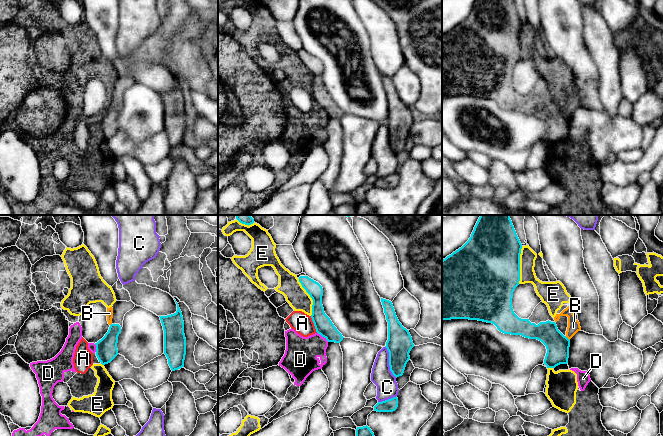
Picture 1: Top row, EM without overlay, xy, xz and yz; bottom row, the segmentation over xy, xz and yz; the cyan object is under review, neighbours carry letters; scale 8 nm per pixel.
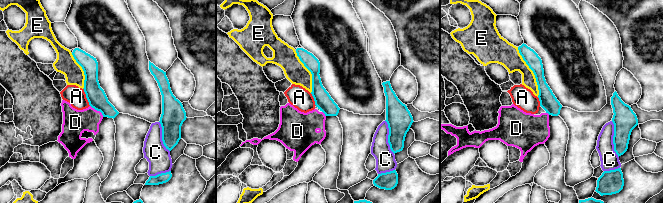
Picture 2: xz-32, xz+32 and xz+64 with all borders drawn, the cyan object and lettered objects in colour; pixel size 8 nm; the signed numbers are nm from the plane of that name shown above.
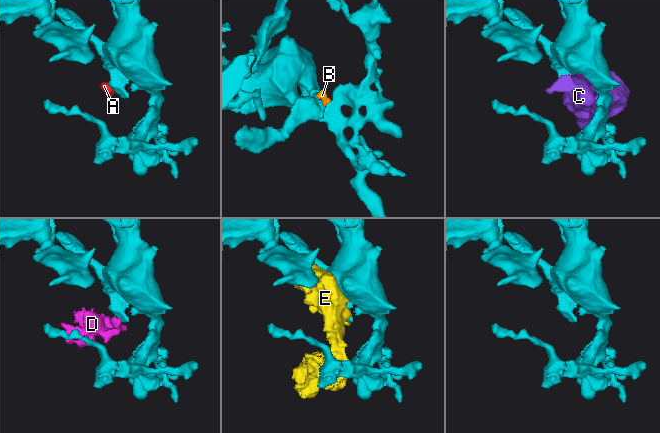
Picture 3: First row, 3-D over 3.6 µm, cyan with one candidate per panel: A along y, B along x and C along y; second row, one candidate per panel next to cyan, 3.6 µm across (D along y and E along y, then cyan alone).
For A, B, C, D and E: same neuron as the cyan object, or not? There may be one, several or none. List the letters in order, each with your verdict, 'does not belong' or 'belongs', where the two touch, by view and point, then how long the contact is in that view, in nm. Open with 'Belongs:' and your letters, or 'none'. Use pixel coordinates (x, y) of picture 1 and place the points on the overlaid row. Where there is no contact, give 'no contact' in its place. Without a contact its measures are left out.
Belongs: none
A: does not belong; contact xz (314, 324); length 150 nm
B: does not belong; contact yz (567, 338); length 50 nm
C: does not belong; contact xz (389, 362); length 280 nm
D: does not belong; contact xz (323, 336); length 120 nm
E: does not belong; contact yz (519, 265); length 300 nm

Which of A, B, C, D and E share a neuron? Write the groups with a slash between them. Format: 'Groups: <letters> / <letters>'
Groups: A B D E / C

